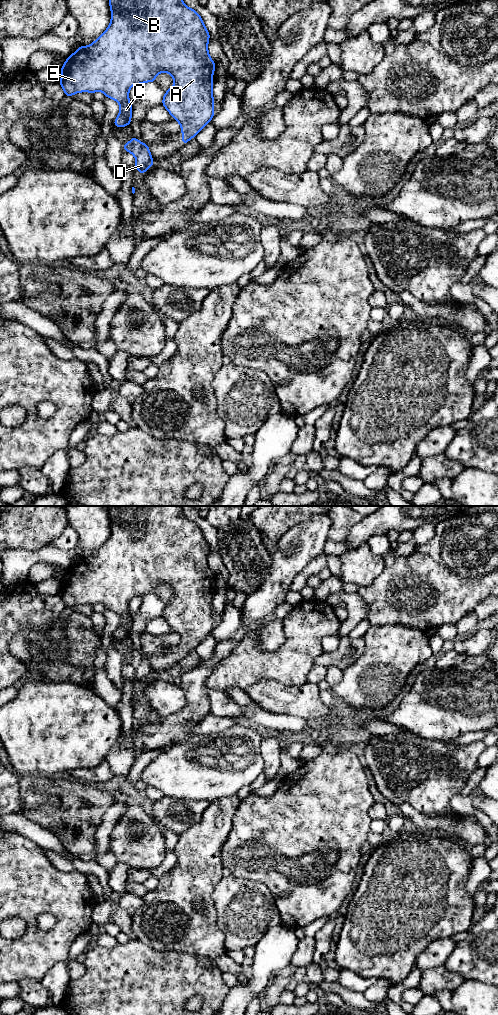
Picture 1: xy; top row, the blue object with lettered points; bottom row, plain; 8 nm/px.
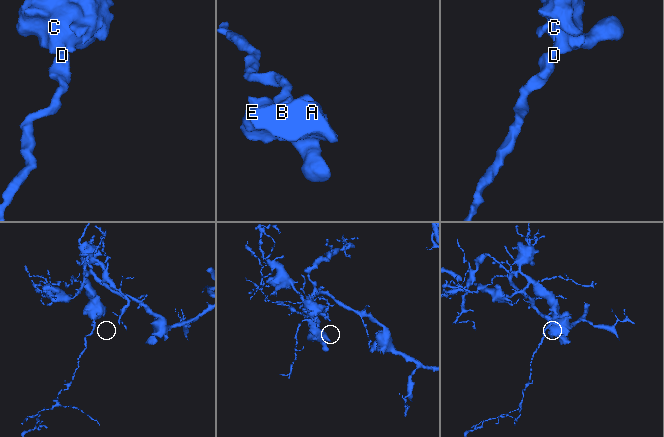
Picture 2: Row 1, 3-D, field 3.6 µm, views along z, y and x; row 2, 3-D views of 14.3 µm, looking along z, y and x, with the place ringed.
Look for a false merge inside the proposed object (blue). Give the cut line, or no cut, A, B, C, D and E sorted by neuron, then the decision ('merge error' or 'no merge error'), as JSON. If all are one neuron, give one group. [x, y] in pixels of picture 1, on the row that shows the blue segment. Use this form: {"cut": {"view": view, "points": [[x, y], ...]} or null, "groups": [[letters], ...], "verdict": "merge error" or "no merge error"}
{"cut": null, "groups": [["A", "B", "C", "D", "E"]], "verdict": "no merge error"}

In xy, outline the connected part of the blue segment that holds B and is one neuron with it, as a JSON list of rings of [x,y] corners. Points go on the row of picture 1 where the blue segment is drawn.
[[[109,0],[111,21],[108,28],[89,46],[79,46],[78,50],[67,57],[61,67],[59,81],[66,96],[79,92],[95,93],[102,91],[105,97],[120,104],[120,113],[114,126],[122,128],[131,125],[132,104],[129,91],[135,84],[155,82],[158,73],[166,72],[174,79],[174,85],[165,92],[162,105],[181,125],[182,144],[194,138],[214,117],[213,73],[215,63],[208,53],[210,34],[201,16],[189,8],[183,0]]]

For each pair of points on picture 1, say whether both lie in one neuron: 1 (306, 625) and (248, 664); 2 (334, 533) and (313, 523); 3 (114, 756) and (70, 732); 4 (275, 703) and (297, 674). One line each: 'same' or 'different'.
1: same
2: different
3: different
4: different

